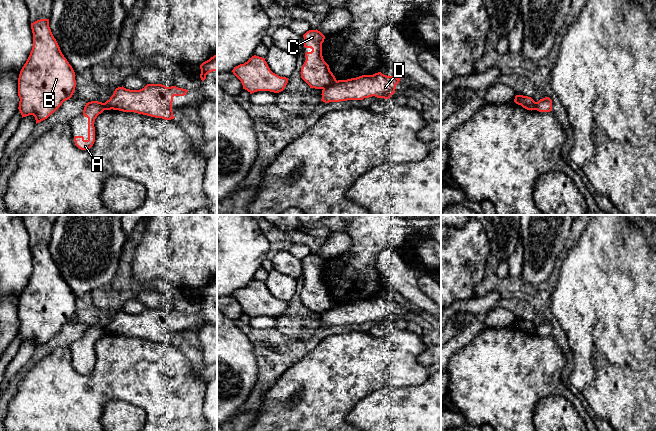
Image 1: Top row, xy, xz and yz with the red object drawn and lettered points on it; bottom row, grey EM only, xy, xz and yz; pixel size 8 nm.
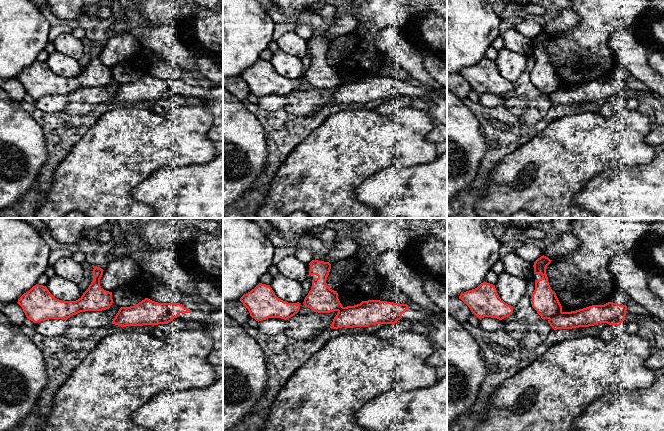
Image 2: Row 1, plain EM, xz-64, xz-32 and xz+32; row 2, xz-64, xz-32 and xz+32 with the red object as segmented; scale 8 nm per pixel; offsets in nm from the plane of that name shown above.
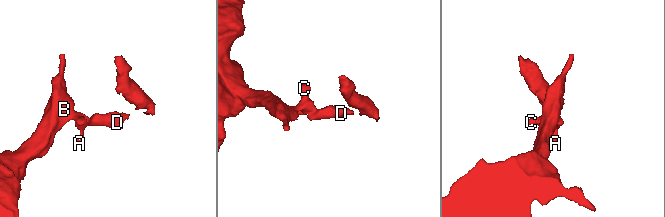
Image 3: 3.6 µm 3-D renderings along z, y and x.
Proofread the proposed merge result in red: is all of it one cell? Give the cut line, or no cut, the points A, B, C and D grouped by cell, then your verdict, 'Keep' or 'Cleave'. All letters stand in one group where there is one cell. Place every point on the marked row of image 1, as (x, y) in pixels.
Split along xz (336, 80), (323, 89). Groups: A B C / D. Cleave

